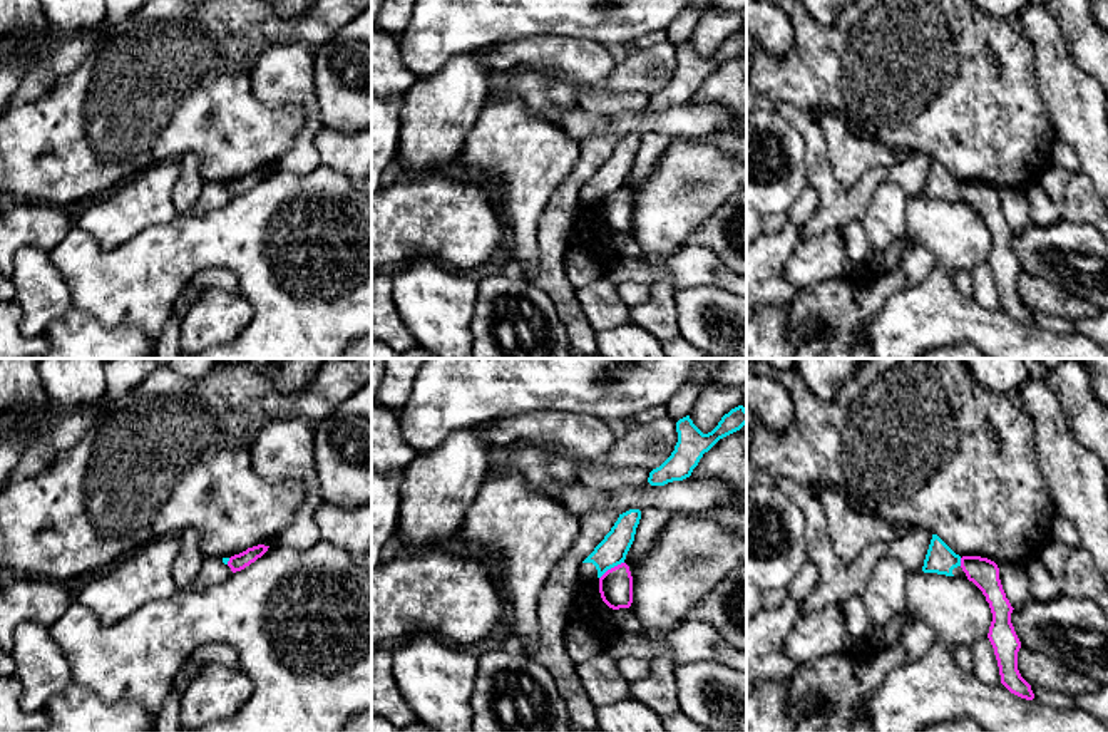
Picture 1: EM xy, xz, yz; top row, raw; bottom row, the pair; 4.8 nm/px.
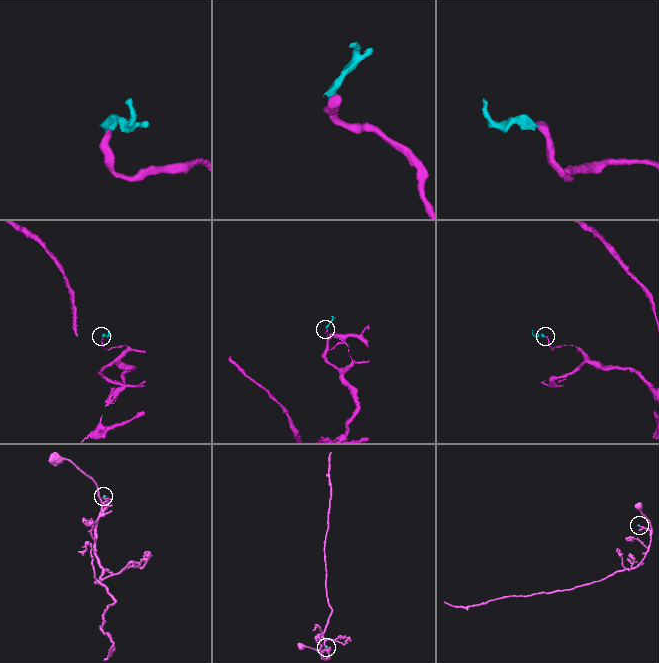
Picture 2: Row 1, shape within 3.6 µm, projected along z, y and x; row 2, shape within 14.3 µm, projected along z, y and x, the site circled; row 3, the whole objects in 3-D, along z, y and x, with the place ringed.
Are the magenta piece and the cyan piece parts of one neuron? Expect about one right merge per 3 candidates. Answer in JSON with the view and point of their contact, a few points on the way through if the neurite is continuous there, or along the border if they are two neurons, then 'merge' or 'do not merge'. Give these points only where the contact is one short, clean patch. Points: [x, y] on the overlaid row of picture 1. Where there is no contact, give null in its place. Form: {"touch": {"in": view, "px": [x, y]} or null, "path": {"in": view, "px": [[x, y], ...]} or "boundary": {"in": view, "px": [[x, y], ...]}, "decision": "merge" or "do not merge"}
{"touch": {"in": "xz", "px": [611, 568]}, "boundary": {"in": "xz", "px": [[623, 561], [611, 567], [600, 578]]}, "decision": "do not merge"}

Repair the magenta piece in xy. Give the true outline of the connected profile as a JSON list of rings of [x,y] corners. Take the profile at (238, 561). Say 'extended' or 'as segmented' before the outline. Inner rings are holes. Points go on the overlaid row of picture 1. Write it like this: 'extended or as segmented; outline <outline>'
as segmented; outline [[[258,544],[253,548],[248,548],[246,551],[234,554],[229,558],[228,566],[231,568],[233,573],[244,570],[251,563],[254,563],[258,558],[261,558],[269,546]]]

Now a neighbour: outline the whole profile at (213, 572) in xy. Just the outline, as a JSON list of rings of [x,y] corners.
[[[208,556],[203,561],[197,578],[189,586],[192,591],[203,591],[209,586],[226,581],[233,571],[228,566],[229,558]]]

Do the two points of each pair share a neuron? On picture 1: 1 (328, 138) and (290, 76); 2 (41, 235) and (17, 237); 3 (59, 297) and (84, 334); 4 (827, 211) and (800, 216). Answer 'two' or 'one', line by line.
1: two
2: one
3: two
4: two

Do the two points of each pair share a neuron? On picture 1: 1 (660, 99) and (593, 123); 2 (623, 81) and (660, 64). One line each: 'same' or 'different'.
1: different
2: same

